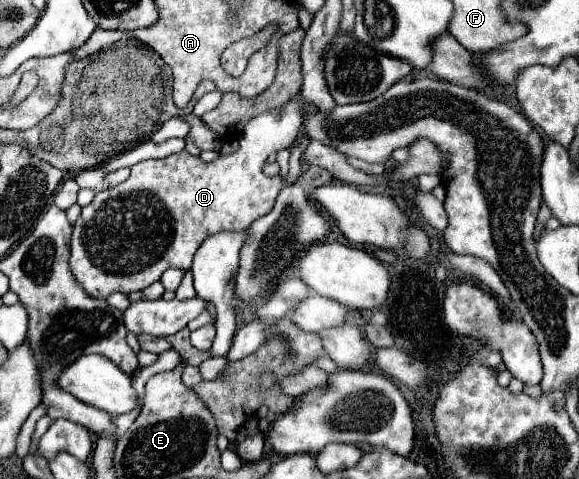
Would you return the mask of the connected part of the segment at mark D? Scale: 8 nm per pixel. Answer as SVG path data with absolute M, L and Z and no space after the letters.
M299 94L289 100L285 108L261 112L247 122L237 152L229 156L217 156L213 162L203 162L201 158L195 158L183 150L163 160L143 160L131 168L129 180L119 186L99 190L95 200L83 208L79 220L73 226L69 268L75 280L93 298L107 298L113 292L129 294L135 290L143 290L149 284L157 282L167 268L189 270L191 260L205 238L221 230L239 232L249 228L257 218L265 216L273 208L279 190L285 186L283 178L269 178L263 174L261 168L273 152L289 148L297 140L301 124L305 120L305 108L307 104Z

